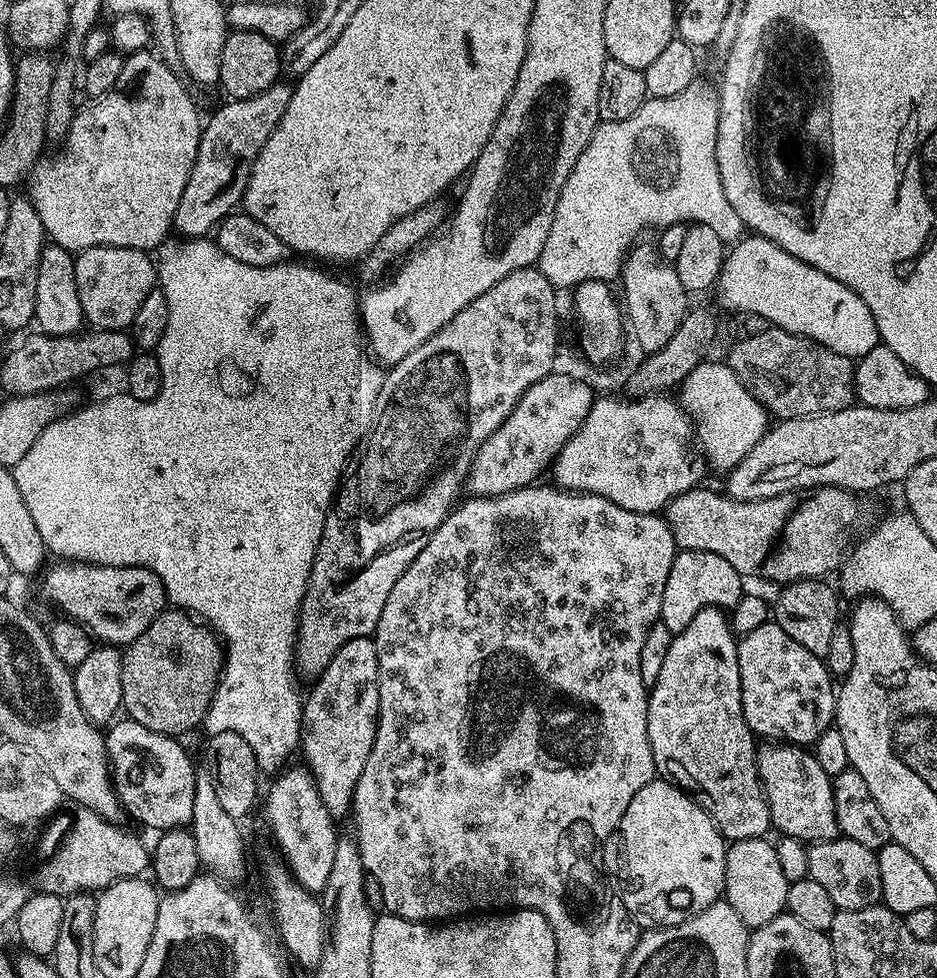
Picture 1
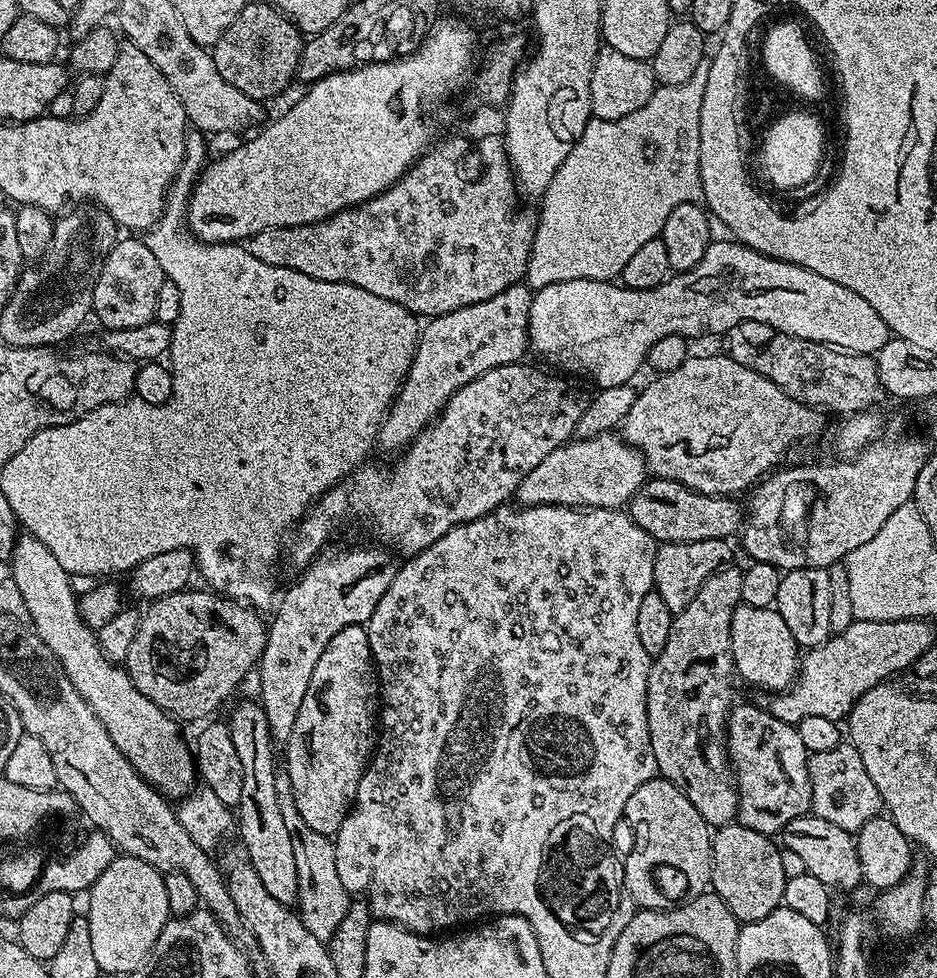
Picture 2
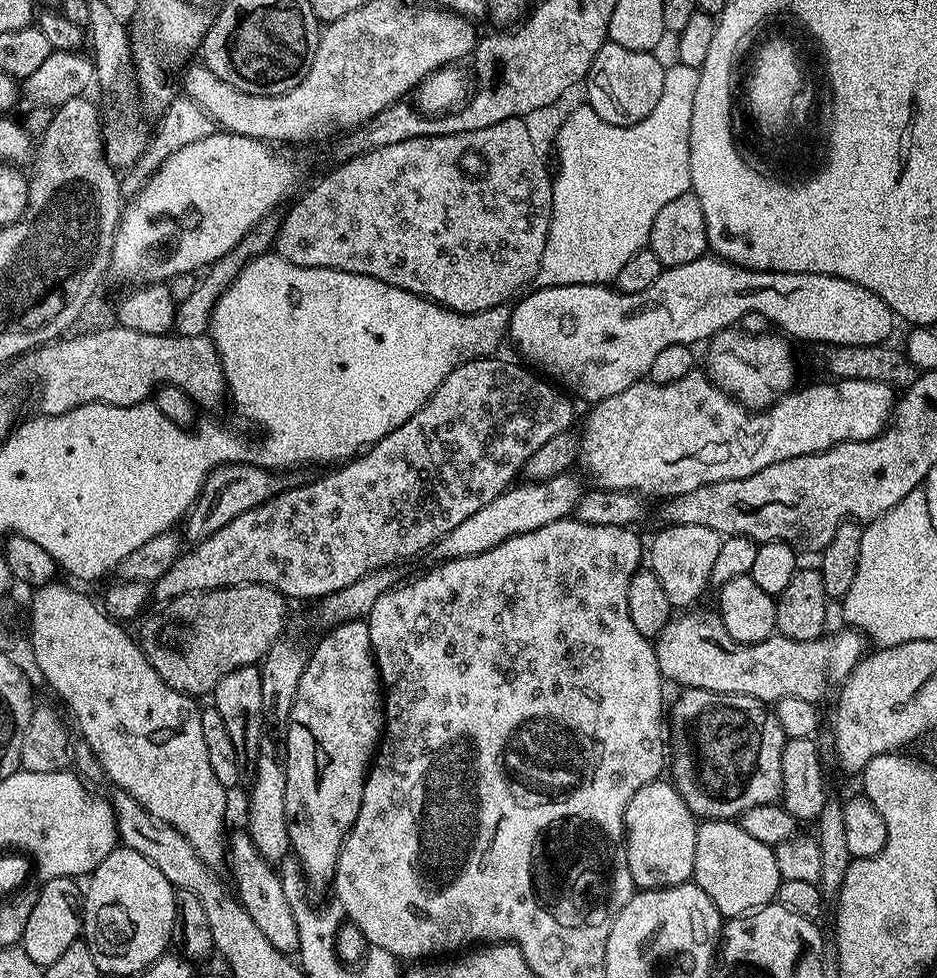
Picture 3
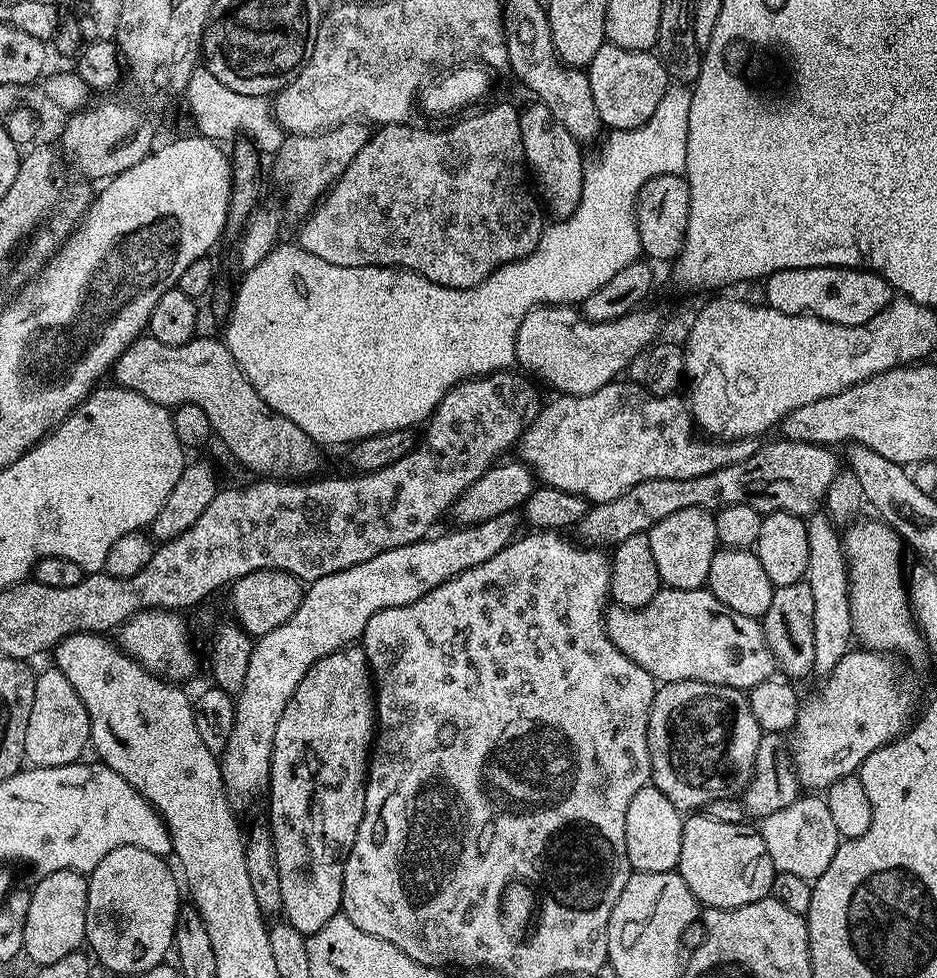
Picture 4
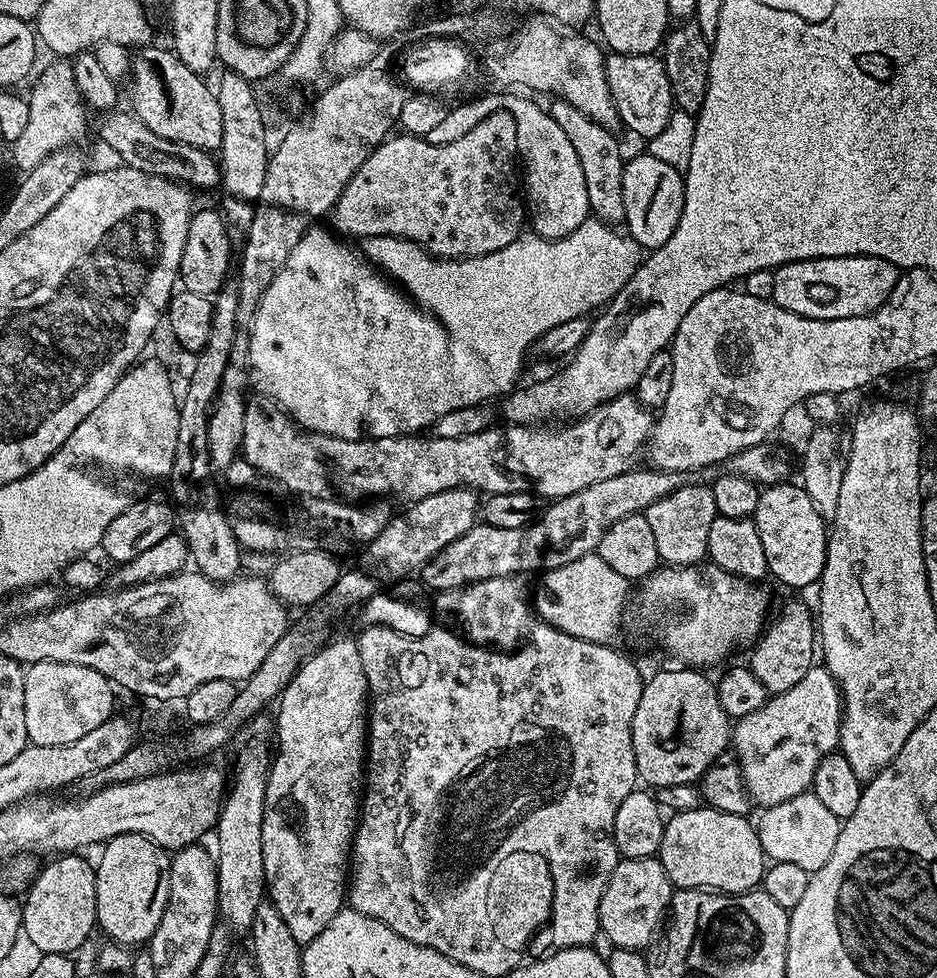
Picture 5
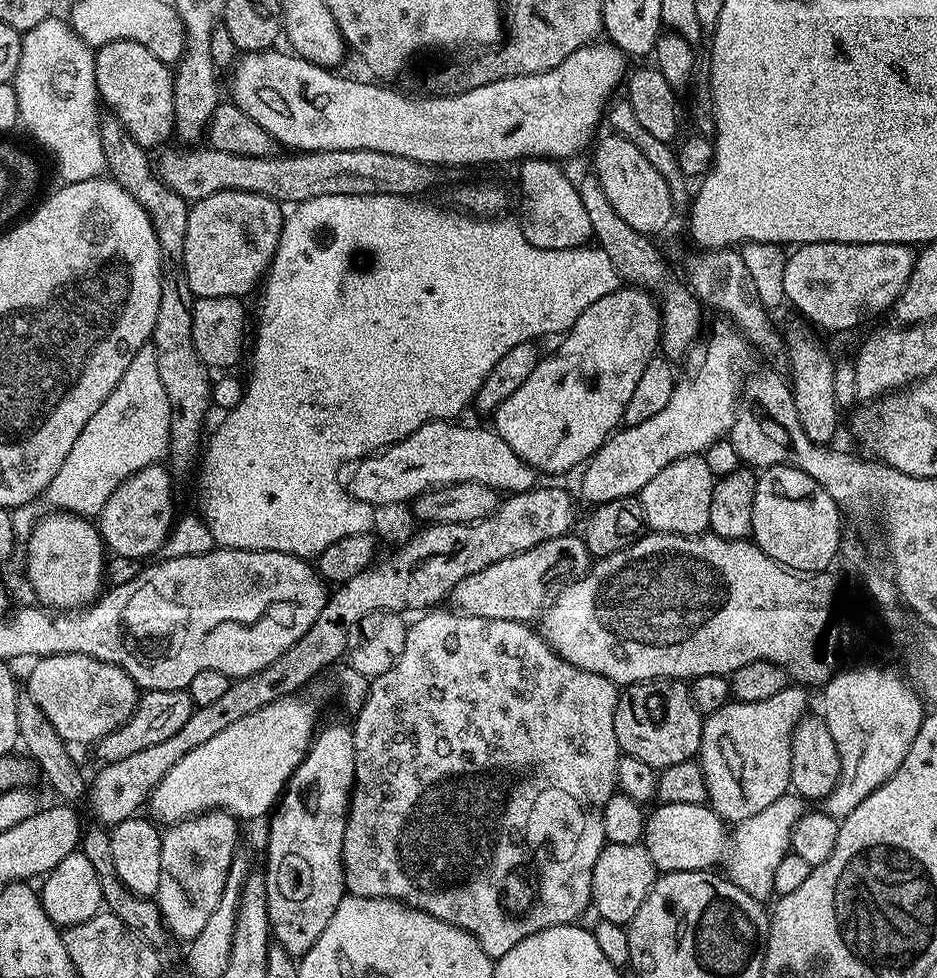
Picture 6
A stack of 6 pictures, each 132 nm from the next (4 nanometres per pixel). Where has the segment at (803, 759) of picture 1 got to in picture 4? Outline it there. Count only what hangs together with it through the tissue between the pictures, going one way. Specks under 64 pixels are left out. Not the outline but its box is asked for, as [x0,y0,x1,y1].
[648,680,762,810]

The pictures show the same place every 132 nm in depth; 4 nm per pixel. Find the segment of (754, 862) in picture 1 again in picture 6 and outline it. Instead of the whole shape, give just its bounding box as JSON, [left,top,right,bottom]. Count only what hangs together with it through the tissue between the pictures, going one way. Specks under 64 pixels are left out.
[644,803,730,873]

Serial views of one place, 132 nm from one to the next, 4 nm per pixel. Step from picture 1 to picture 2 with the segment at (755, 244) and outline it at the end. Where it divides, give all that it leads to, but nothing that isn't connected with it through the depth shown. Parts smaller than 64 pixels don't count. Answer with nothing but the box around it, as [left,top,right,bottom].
[528,239,890,389]

